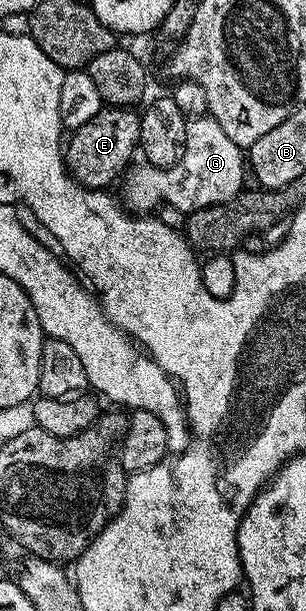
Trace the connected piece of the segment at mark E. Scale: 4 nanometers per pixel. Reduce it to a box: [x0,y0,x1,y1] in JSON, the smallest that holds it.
[64,106,141,190]

